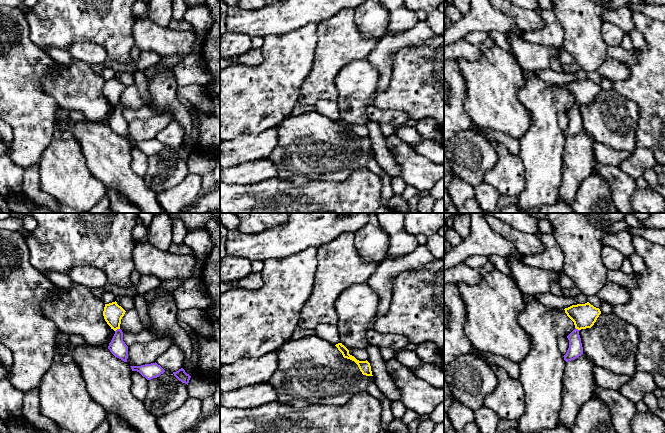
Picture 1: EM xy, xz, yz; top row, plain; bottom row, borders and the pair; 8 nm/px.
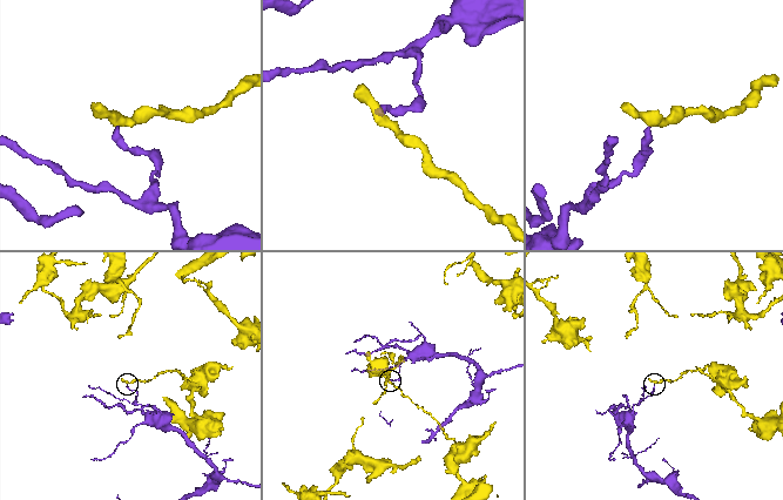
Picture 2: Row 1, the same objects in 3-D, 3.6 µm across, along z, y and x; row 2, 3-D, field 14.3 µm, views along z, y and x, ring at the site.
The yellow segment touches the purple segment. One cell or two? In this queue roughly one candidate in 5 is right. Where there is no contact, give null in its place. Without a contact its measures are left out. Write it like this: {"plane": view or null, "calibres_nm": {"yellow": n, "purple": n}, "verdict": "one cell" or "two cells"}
{"plane": "xy", "calibres_nm": {"yellow": 160, "purple": 140}, "verdict": "two cells"}

